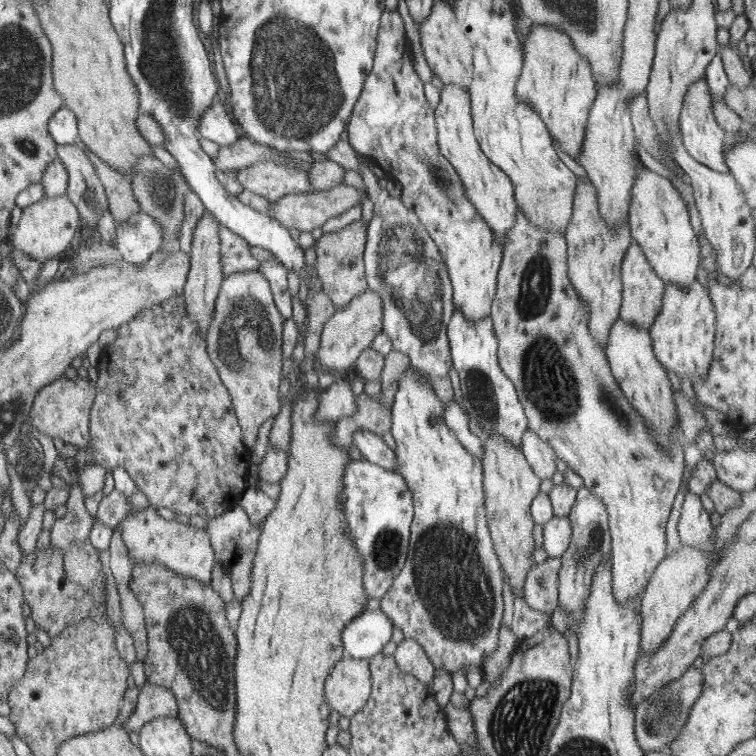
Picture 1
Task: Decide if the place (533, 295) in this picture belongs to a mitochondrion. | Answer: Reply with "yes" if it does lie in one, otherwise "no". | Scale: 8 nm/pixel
yes

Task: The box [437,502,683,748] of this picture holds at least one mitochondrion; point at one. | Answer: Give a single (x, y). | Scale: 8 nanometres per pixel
(584, 555)

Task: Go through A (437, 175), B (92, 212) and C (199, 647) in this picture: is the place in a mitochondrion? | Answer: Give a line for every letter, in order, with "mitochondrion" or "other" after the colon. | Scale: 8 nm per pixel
A: mitochondrion
B: mitochondrion
C: mitochondrion

